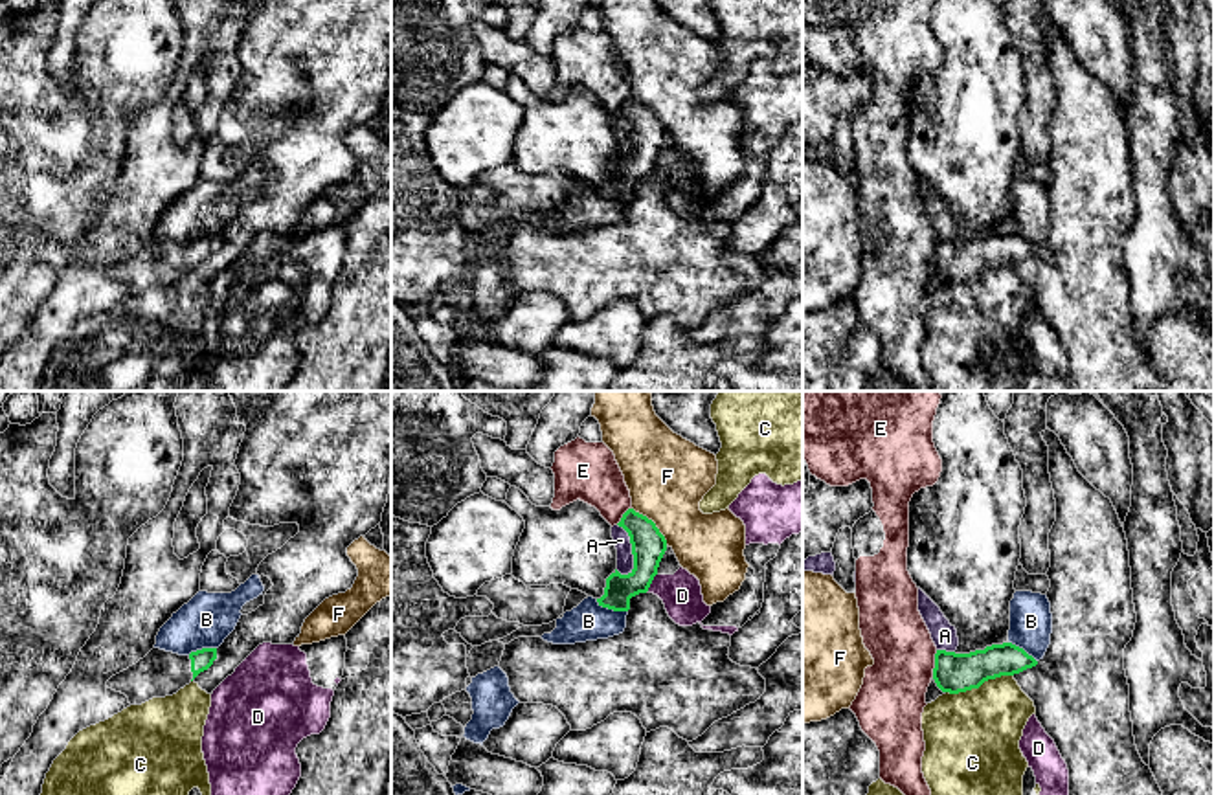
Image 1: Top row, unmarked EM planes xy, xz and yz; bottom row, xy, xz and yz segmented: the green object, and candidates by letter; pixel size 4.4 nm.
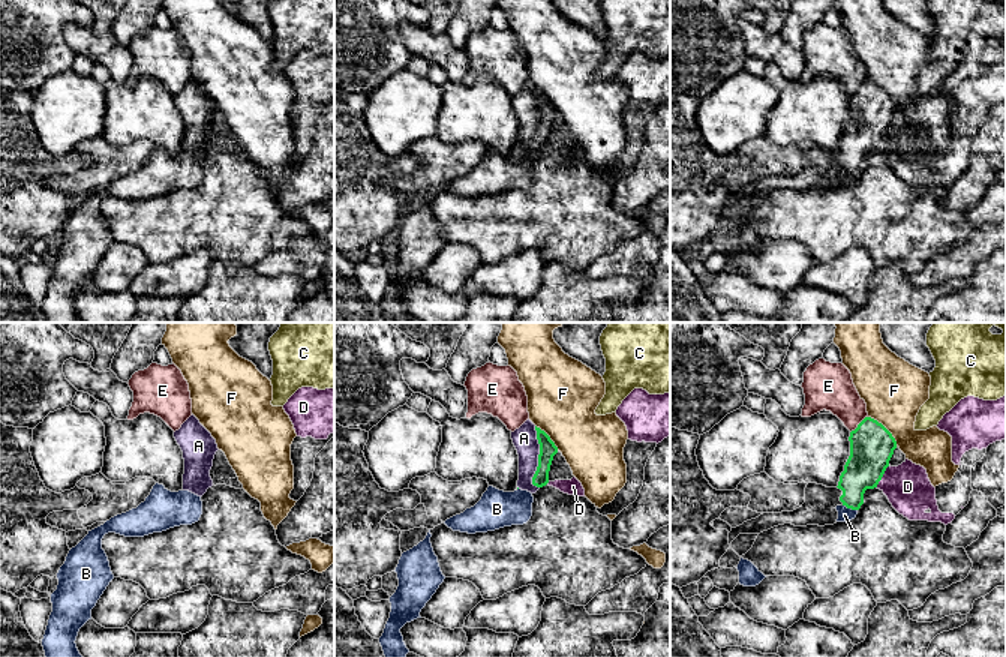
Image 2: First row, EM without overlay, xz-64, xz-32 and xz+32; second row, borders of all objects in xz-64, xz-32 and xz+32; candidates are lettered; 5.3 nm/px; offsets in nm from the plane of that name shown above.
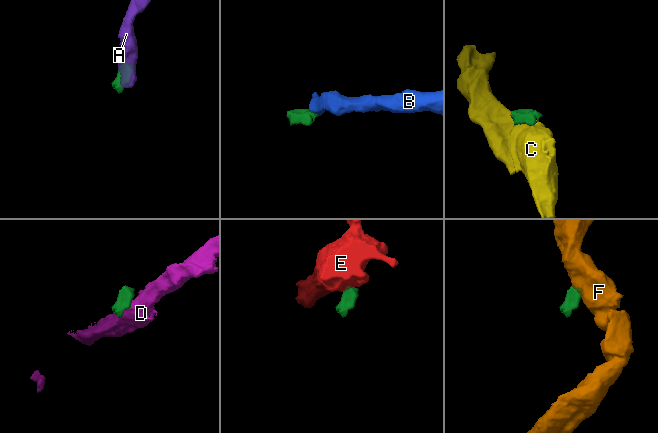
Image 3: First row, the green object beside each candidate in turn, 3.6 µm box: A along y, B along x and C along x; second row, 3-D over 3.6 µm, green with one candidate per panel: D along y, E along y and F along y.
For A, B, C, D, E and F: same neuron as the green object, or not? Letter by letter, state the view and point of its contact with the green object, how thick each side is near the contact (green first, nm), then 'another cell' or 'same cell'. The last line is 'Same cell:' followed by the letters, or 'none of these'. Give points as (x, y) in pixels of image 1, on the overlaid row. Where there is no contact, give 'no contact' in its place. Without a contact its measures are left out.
A: xz (632, 549) | 150/80 nm | another cell
B: xz (612, 608) | 130/170 nm | another cell
C: yz (979, 685) | 180/420 nm | another cell
D: xz (651, 582) | 150/180 nm | another cell
E: yz (935, 663) | 180/300 nm | another cell
F: xz (654, 524) | 150/360 nm | another cell
Same cell: none of these

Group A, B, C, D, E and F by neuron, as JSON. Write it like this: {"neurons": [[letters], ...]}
{"neurons": [["A", "B"], ["C"], ["D"], ["E"], ["F"]]}

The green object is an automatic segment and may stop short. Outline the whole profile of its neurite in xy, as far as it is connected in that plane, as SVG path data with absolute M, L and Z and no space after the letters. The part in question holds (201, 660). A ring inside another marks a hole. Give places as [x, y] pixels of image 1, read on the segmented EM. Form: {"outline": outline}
{"outline": "M152 648L143 659L112 676L107 687L129 698L130 705L141 705L152 698L176 694L217 659L217 648L202 648L189 655L178 655Z"}

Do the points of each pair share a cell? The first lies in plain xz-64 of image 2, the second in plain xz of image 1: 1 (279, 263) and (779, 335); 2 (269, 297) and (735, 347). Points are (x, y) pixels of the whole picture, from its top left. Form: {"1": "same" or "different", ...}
{"1": "different", "2": "same"}

